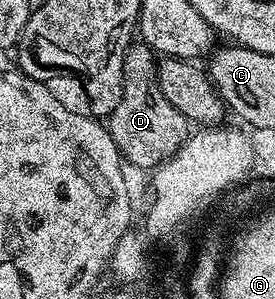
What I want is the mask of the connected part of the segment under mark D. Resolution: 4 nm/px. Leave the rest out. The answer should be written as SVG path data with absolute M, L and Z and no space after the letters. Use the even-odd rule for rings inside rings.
M131 44L122 59L123 91L121 104L117 104L109 119L111 139L117 144L122 161L128 167L136 166L139 170L151 172L161 163L169 161L183 147L189 137L189 123L187 117L177 112L177 108L173 108L173 104L169 104L161 92L154 50L142 44Z

